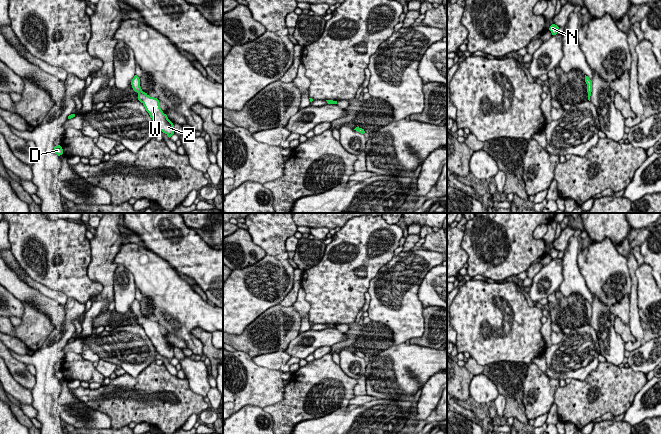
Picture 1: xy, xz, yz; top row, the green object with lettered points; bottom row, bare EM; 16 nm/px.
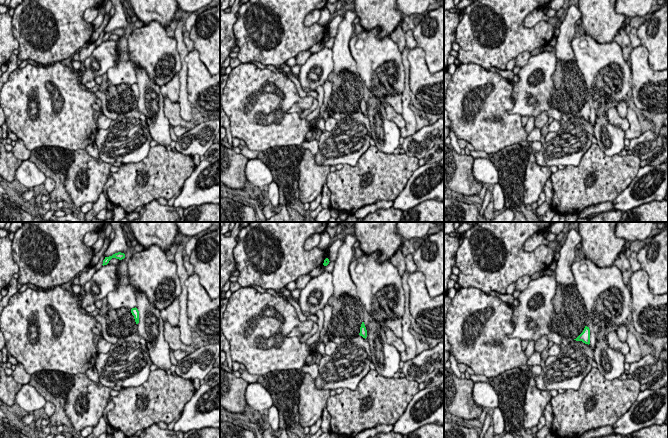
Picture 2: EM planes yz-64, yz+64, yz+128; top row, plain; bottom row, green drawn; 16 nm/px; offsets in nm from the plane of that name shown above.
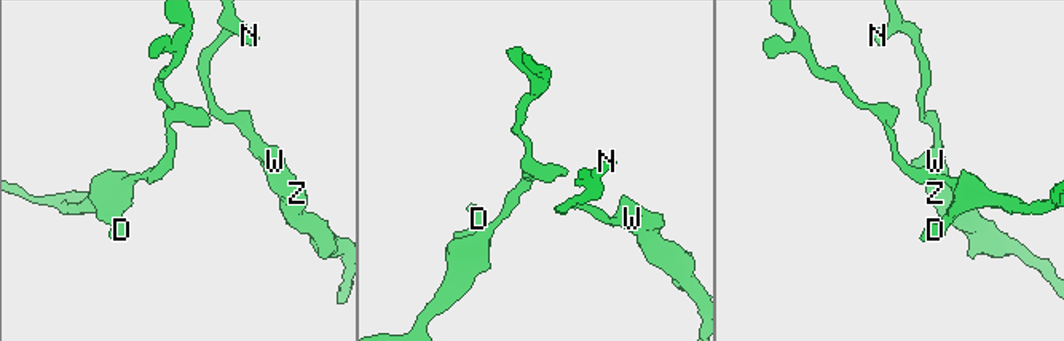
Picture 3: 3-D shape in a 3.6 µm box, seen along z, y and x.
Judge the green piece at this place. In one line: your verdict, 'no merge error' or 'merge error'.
no merge error

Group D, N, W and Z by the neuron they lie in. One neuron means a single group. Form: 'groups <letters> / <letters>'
groups D N W Z

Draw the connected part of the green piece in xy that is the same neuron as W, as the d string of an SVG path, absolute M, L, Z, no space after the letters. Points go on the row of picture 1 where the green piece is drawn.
M137 75L132 79L131 85L133 90L138 93L138 100L144 105L157 129L170 138L174 134L174 125L161 110L159 100L150 97L147 93L142 91L140 87L140 79Z

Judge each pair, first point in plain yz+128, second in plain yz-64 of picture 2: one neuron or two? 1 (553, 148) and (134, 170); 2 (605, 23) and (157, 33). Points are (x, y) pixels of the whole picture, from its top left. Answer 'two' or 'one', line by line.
1: two
2: two

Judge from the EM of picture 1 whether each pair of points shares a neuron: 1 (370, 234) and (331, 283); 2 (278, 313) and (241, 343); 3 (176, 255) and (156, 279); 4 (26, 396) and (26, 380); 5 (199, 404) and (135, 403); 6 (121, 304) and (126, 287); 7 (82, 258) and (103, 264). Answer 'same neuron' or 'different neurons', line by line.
1: same neuron
2: same neuron
3: different neurons
4: different neurons
5: same neuron
6: same neuron
7: different neurons

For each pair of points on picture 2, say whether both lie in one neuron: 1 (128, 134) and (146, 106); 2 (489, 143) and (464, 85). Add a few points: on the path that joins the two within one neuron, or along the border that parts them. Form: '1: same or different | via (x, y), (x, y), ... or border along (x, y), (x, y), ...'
1: different | border along (137, 107), (144, 115), (148, 131), (151, 135)
2: same | via (472, 126), (464, 125), (458, 121), (460, 102)

